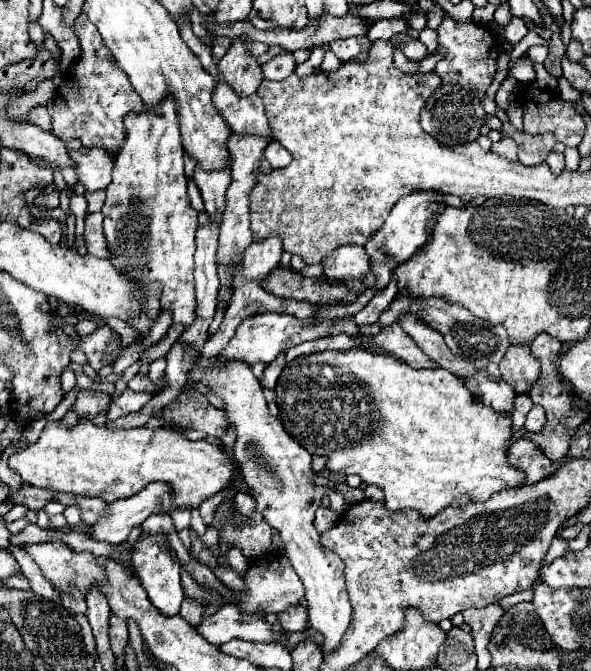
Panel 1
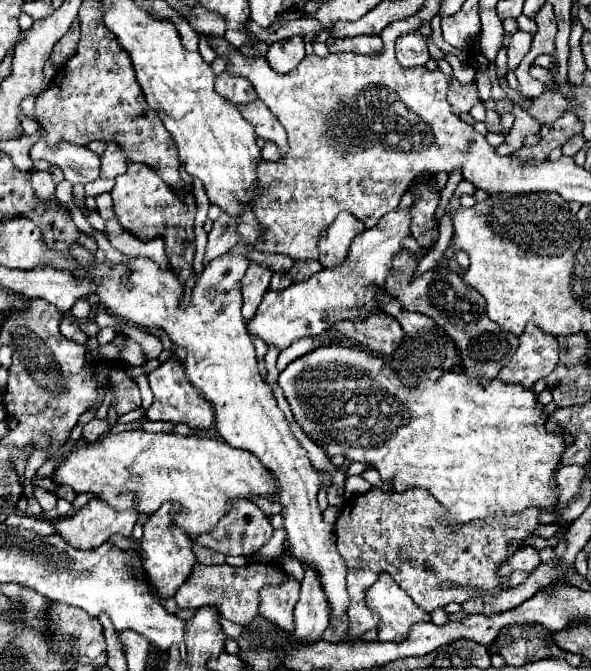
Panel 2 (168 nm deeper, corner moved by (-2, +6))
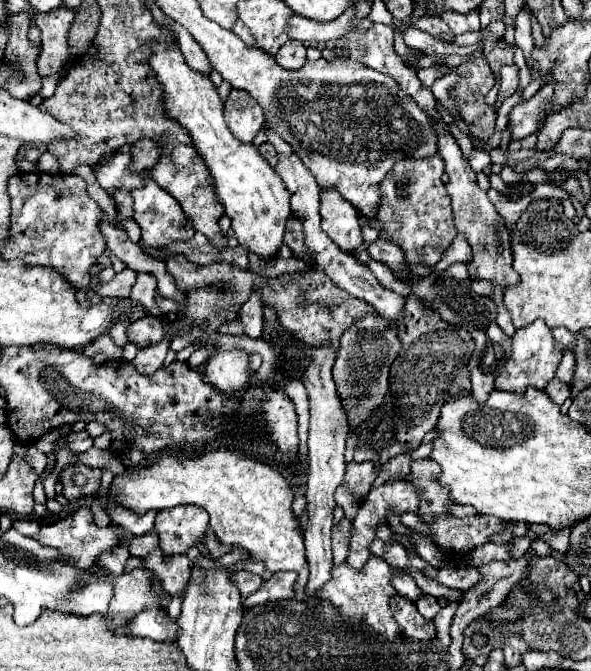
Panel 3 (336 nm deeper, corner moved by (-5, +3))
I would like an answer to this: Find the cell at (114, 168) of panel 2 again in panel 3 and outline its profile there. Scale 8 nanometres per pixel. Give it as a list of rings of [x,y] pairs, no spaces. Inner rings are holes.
[[[138,140],[134,144],[134,148],[132,148],[132,166],[130,168],[132,170],[134,168],[136,170],[152,168],[158,162],[160,154],[162,154],[162,150],[160,150],[160,146],[156,142],[152,142],[152,140]]]

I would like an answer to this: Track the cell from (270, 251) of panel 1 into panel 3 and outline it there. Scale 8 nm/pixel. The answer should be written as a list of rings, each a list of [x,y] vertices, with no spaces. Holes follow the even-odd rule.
[[[254,292],[250,296],[250,300],[246,304],[242,304],[240,308],[240,324],[244,326],[244,334],[250,338],[260,338],[262,336],[262,302],[258,298],[258,292]]]

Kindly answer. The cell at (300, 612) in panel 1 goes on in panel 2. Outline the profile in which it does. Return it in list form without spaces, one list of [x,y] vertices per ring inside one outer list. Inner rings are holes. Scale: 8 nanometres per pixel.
[[[291,577],[279,587],[265,587],[261,591],[261,615],[283,631],[293,631],[293,609],[299,601],[299,583]]]

